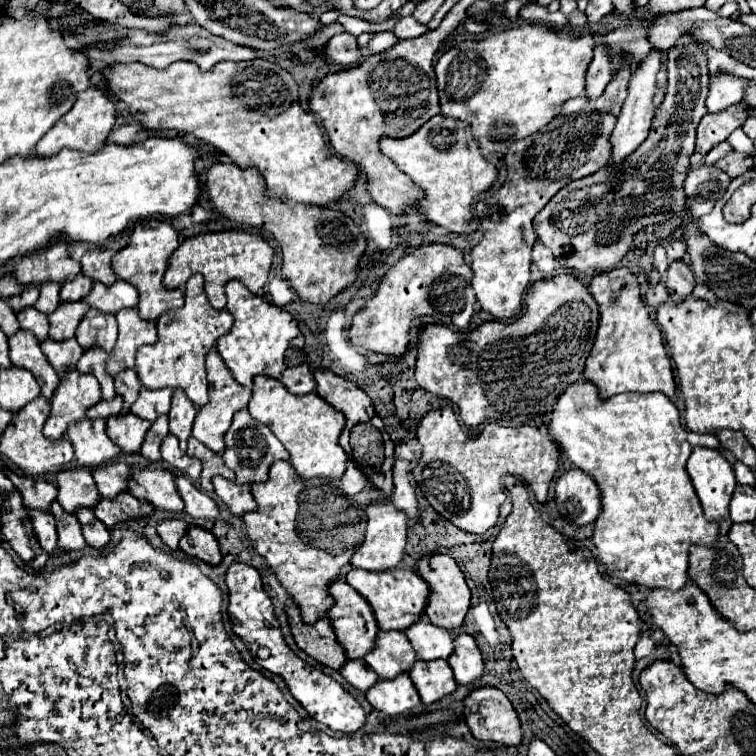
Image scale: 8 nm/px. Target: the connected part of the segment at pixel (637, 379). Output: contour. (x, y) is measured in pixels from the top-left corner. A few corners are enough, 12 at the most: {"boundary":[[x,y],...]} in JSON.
{"boundary":[[627,267],[597,273],[583,379],[599,397],[675,395],[663,337]]}

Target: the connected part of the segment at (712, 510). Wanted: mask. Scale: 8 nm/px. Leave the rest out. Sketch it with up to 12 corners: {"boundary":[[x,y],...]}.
{"boundary":[[695,447],[687,471],[705,517],[721,535],[733,523],[737,485],[717,449]]}

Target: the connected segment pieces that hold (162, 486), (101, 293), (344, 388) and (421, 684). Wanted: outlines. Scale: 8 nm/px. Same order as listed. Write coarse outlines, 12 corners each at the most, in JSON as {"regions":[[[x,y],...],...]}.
{"regions":[[[133,469],[129,493],[161,511],[185,509],[165,469]],[[121,279],[95,283],[81,301],[101,313],[137,305],[137,289]],[[315,373],[317,393],[347,419],[341,447],[351,457],[349,431],[375,415],[371,399],[335,373]],[[415,661],[409,677],[425,705],[457,689],[447,661]]]}

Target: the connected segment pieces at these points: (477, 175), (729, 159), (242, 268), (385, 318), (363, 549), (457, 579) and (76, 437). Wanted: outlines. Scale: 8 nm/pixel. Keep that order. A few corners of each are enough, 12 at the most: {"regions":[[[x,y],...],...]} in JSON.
{"regions":[[[435,115],[379,151],[425,191],[415,209],[451,233],[477,229],[497,179],[467,121]],[[733,151],[715,165],[729,177],[739,177],[753,167],[753,159]],[[247,231],[201,233],[171,255],[163,285],[183,289],[195,273],[225,309],[225,283],[257,293],[273,247]],[[413,247],[359,309],[349,341],[401,355],[419,317],[475,311],[463,253]],[[391,503],[367,507],[367,533],[351,557],[387,571],[405,555],[407,515]],[[431,555],[417,573],[431,587],[425,615],[459,629],[471,605],[465,575],[449,555]],[[105,419],[69,429],[79,467],[103,467],[121,453]]]}

